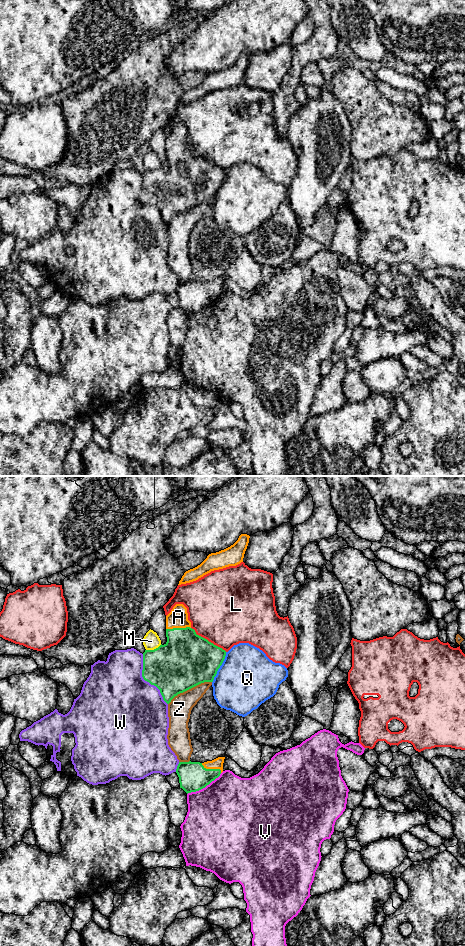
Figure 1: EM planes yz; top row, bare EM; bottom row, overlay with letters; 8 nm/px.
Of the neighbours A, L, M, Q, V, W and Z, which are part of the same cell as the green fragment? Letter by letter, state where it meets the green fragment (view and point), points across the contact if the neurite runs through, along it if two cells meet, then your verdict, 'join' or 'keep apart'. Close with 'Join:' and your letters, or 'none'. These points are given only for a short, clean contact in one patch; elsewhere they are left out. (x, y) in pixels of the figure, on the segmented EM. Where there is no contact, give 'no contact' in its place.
A: yz (178, 628) | join
L: yz (207, 640) | keep apart
M: yz (154, 649) | keep apart
Q: yz (219, 667) | keep apart
V: yz (204, 787) | keep apart
W: yz (146, 680) | keep apart
Z: yz (189, 688) | keep apart
Join: A

